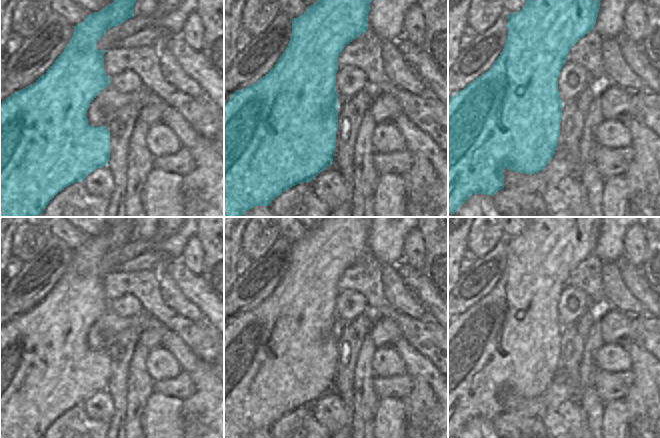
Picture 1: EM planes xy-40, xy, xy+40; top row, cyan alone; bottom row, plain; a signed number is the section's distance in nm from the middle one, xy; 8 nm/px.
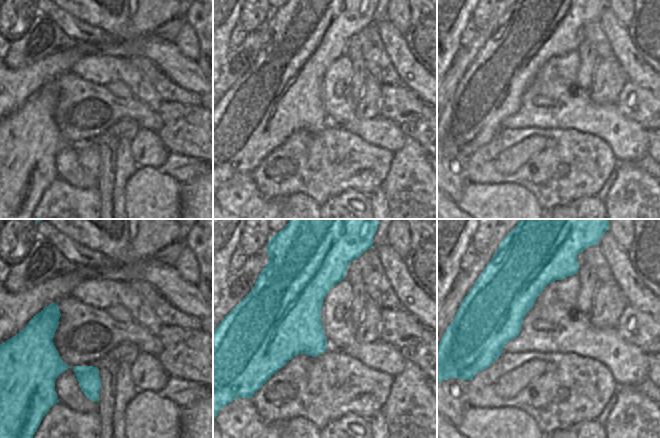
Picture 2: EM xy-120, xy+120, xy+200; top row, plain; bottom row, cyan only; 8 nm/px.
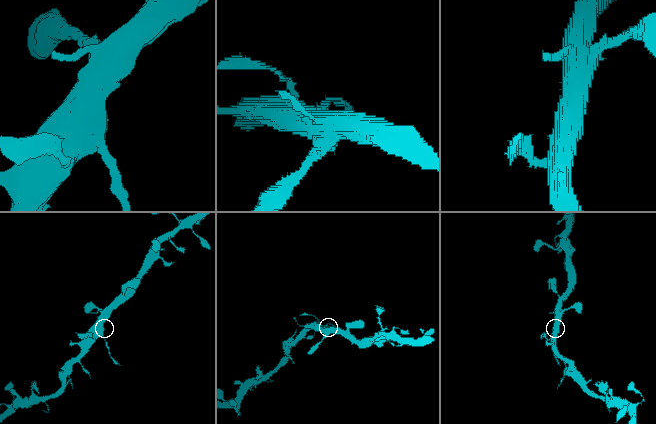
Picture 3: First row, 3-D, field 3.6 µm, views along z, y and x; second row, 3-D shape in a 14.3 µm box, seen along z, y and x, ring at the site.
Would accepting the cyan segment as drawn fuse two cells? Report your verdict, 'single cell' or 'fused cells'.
fused cells

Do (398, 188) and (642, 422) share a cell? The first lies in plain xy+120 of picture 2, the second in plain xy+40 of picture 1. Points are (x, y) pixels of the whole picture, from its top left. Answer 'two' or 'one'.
one

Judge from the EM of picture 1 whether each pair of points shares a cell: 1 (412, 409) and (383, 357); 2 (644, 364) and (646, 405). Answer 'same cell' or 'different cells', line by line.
1: different cells
2: same cell

